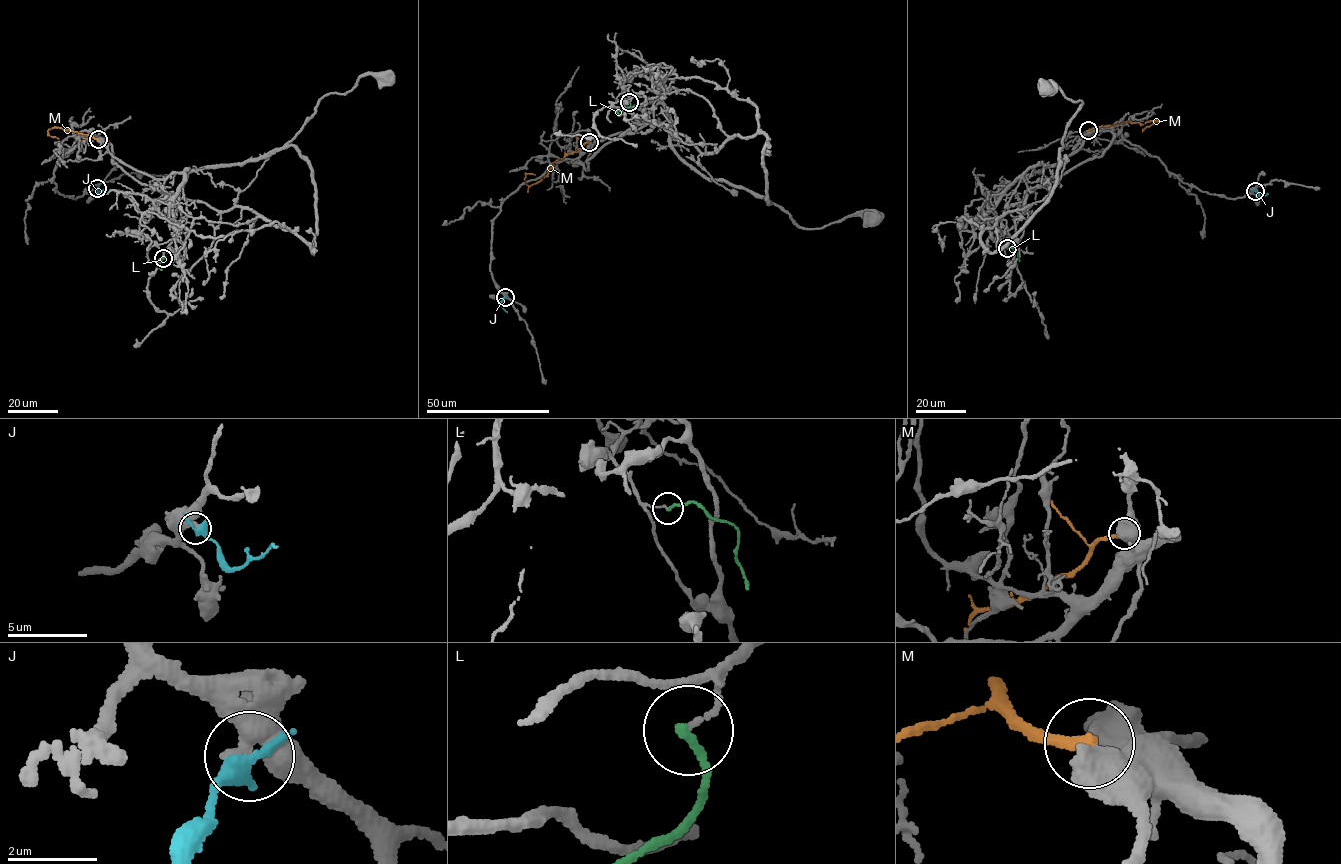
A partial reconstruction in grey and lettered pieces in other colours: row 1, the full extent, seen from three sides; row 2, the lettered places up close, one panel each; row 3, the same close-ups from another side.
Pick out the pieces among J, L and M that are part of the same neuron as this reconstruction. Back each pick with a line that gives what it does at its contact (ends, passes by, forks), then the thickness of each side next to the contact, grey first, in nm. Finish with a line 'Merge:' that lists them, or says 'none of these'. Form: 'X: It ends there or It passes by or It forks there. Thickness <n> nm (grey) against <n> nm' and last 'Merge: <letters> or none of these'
Merge: none of these

